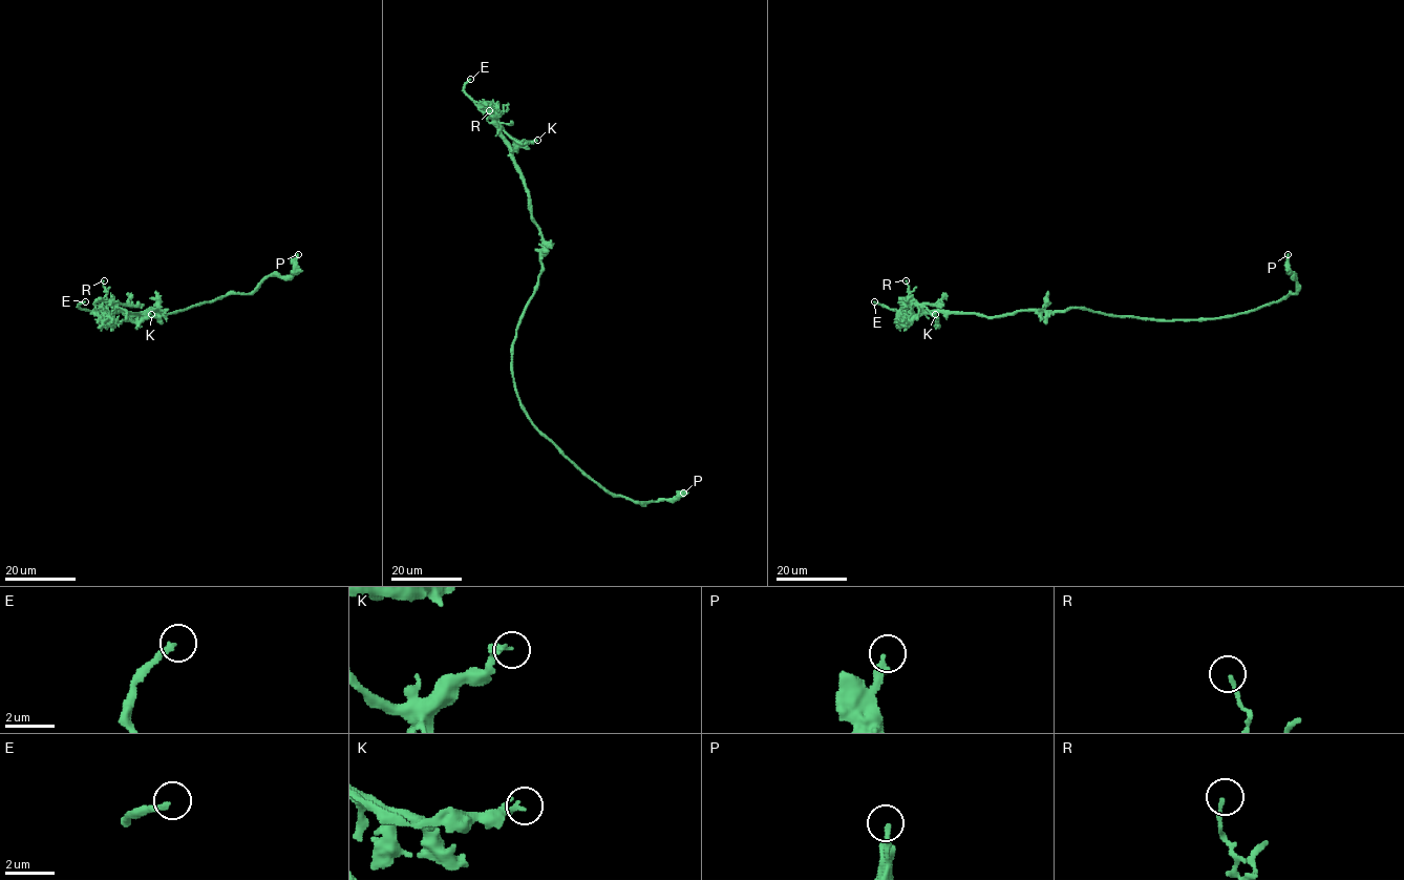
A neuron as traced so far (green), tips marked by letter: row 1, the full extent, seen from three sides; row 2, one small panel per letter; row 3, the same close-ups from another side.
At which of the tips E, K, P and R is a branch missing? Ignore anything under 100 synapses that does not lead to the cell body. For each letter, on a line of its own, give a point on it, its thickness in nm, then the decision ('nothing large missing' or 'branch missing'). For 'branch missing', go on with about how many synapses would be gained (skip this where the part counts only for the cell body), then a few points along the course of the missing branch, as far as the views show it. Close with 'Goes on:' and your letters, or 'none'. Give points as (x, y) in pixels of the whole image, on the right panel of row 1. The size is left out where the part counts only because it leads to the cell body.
E: at (874, 301); 220 nm thick; branch missing; missing branch runs (874, 301), (853, 305), (785, 228)
K: at (935, 314); 240 nm thick; nothing large missing
P: at (1288, 254); 240 nm thick; nothing large missing
R: at (906, 280); 170 nm thick; nothing large missing
Goes on: E

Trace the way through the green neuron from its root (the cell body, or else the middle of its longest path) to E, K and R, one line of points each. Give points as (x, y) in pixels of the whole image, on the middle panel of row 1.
E: (515, 335), (519, 318), (537, 284), (543, 237), (532, 215), (529, 192), (511, 147), (464, 89), (470, 79)
K: (515, 335), (537, 284), (543, 237), (532, 215), (529, 192), (513, 150), (501, 129), (518, 142), (537, 140)
R: (515, 335), (519, 318), (537, 284), (543, 237), (532, 215), (529, 192), (514, 161), (513, 150), (489, 110)

